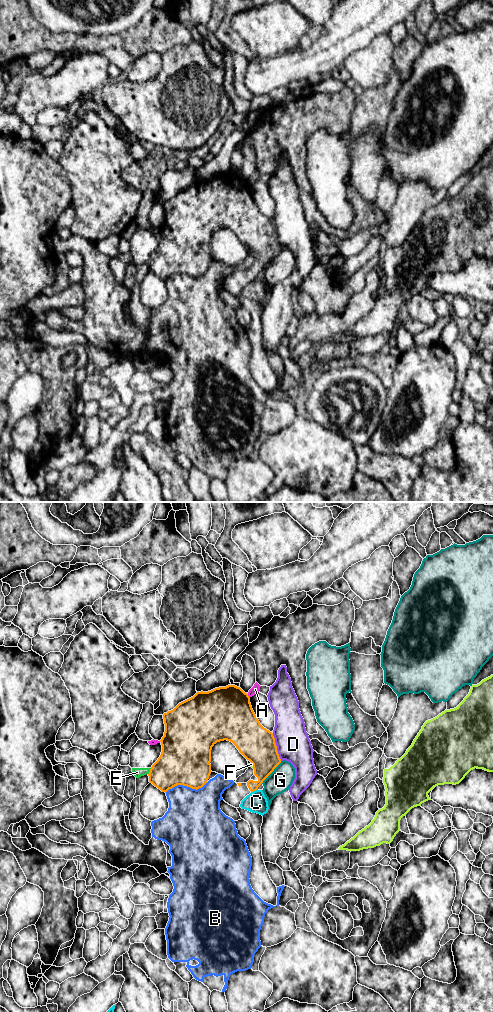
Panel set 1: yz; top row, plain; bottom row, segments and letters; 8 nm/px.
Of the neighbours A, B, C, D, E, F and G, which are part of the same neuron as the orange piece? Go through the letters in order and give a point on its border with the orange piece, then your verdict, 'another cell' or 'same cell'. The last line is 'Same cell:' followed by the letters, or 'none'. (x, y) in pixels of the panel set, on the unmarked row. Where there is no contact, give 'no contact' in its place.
A: meets orange in yz at (248, 184); another cell
B: meets orange in yz at (186, 273); another cell
C: meets orange in yz at (254, 278); another cell
D: meets orange in yz at (276, 235); another cell
E: meets orange in yz at (150, 259); another cell
F: meets orange in yz at (253, 253); another cell
G: meets orange in yz at (272, 259); another cell
Same cell: none

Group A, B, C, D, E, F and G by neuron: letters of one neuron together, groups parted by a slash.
A E / B / C / D / F / G

